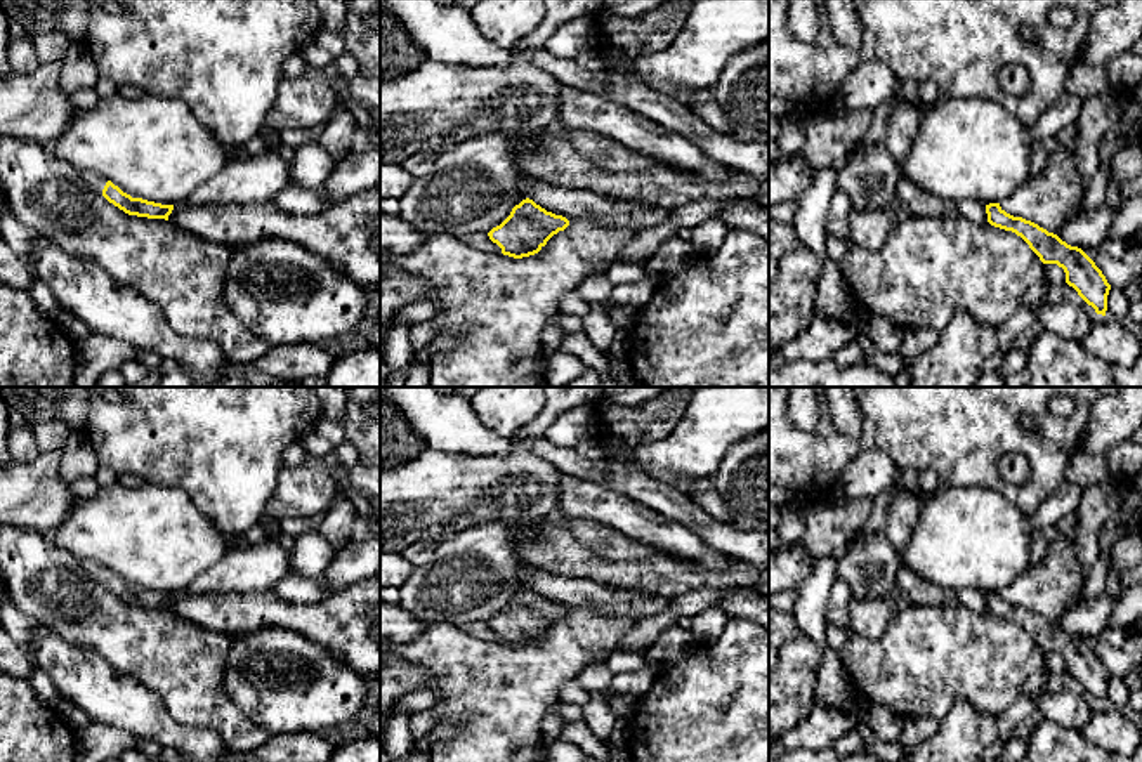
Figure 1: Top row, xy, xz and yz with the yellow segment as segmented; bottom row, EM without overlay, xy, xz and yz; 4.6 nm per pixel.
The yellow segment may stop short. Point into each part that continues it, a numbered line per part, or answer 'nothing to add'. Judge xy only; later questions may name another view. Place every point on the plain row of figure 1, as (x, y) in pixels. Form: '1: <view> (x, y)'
1: xy (94, 570)

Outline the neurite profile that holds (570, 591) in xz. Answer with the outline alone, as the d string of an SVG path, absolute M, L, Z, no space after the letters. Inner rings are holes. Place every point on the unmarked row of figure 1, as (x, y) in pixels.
M535 566L522 571L528 585L568 609L583 608L599 614L644 620L665 613L670 599L642 590L616 588L583 576L557 576Z

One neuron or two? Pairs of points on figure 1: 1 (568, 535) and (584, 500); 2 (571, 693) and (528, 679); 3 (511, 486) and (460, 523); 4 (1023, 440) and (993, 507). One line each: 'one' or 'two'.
1: two
2: two
3: two
4: two

